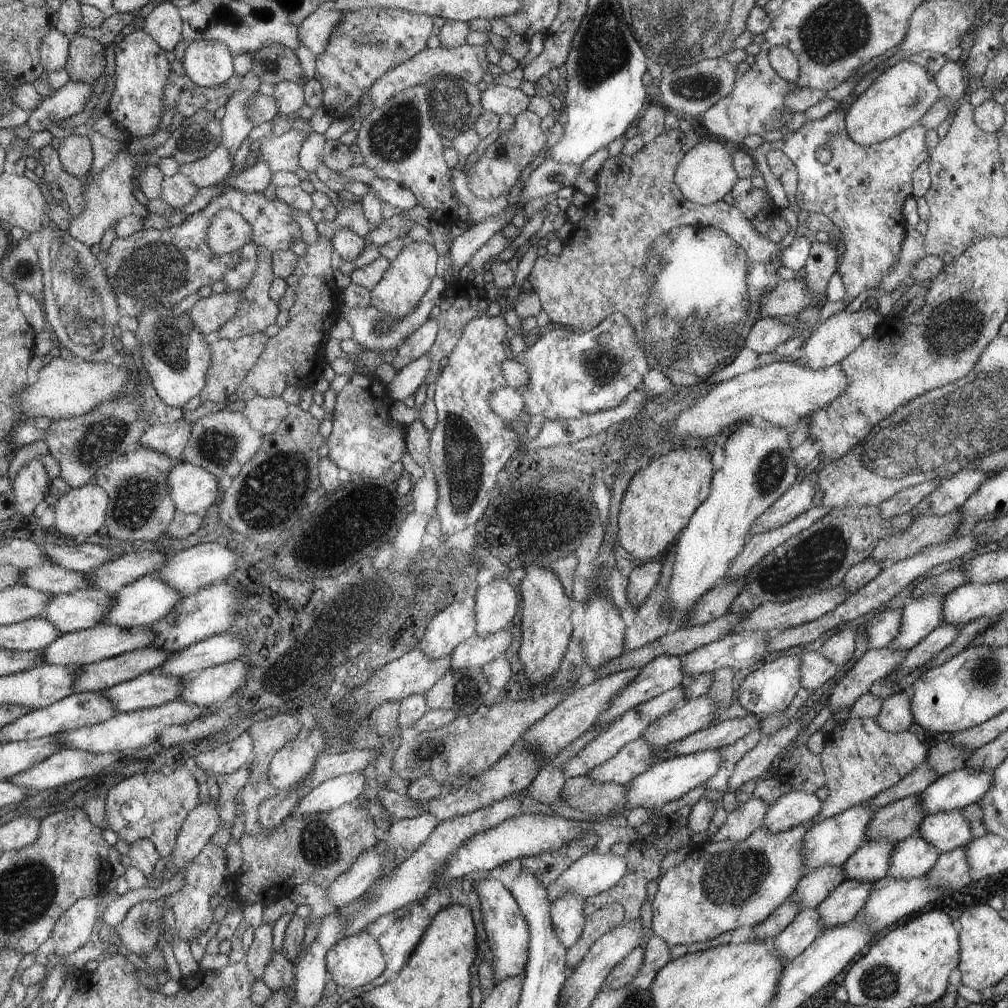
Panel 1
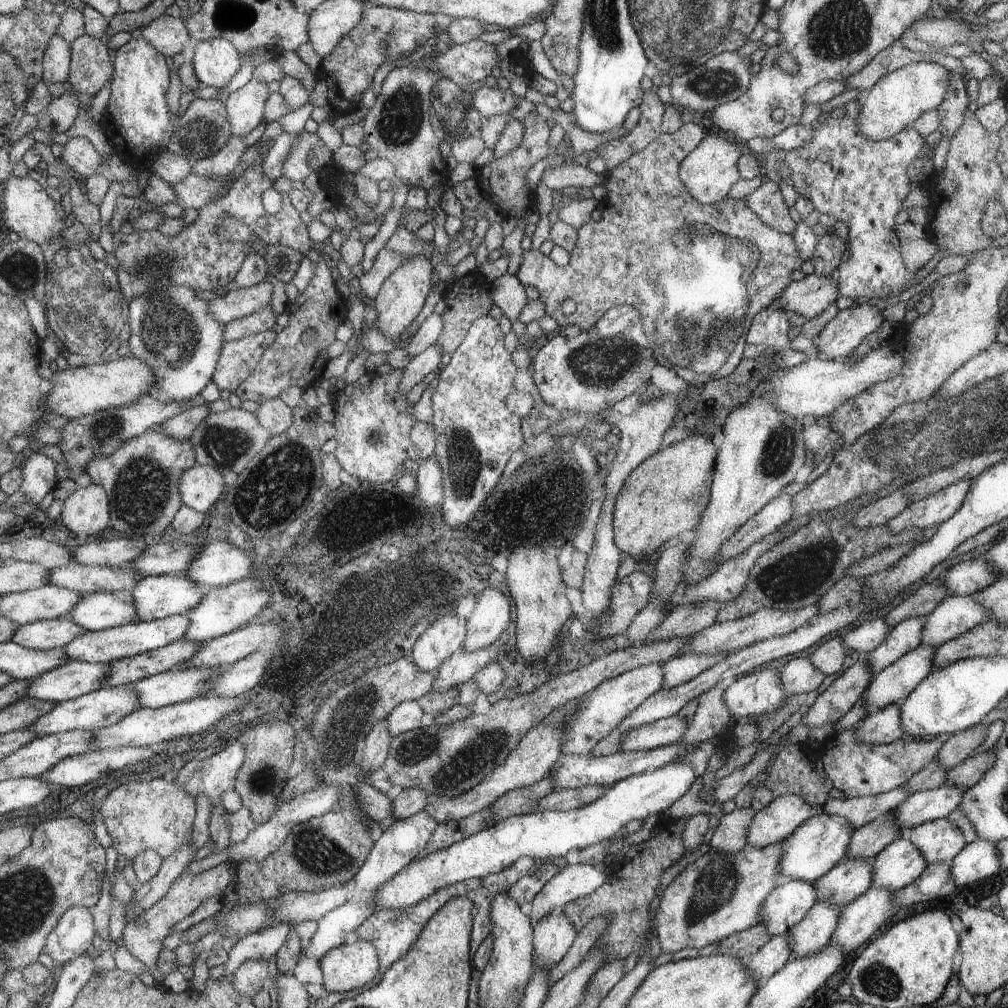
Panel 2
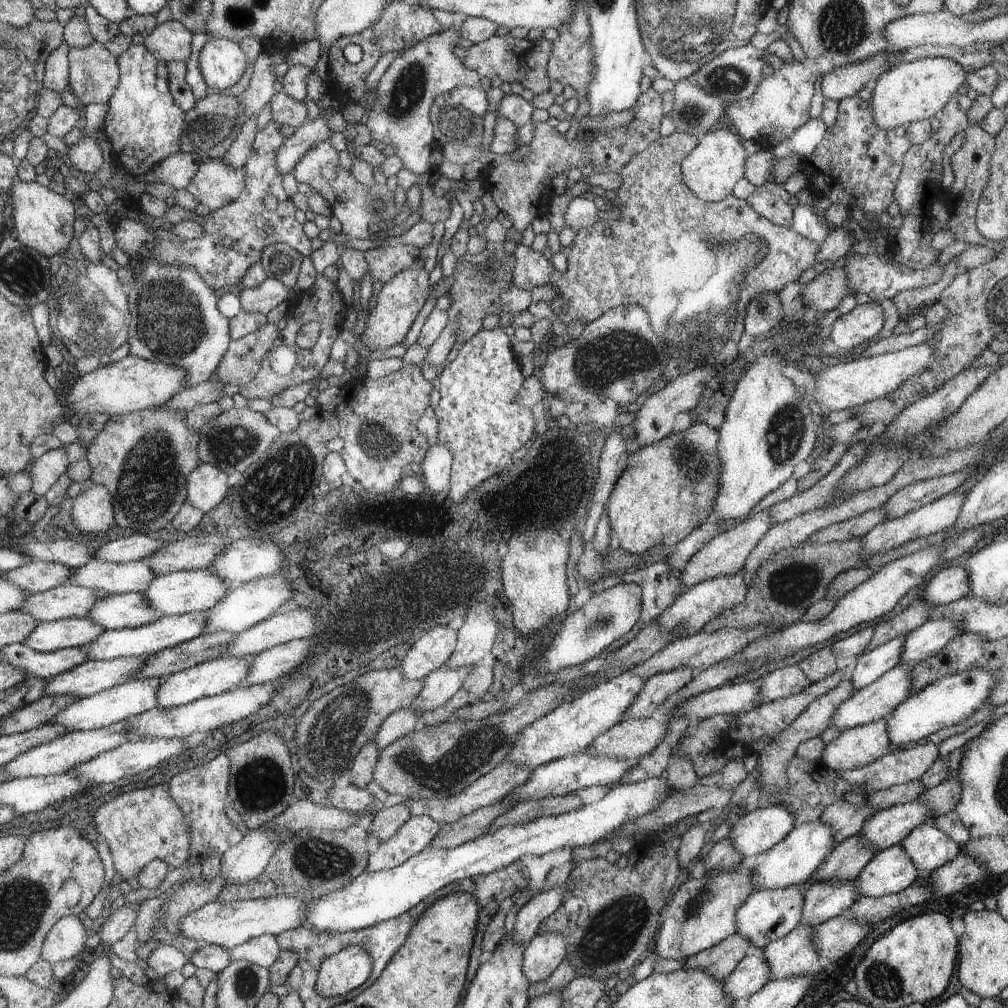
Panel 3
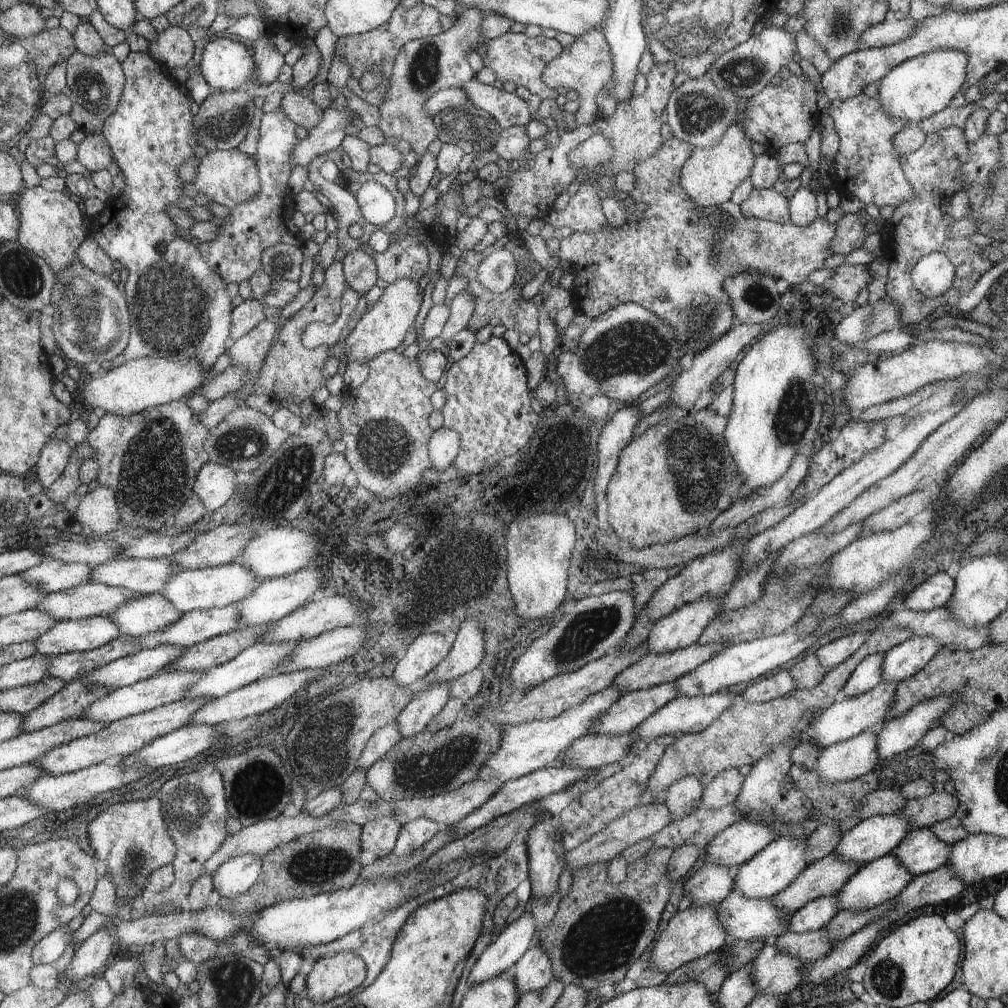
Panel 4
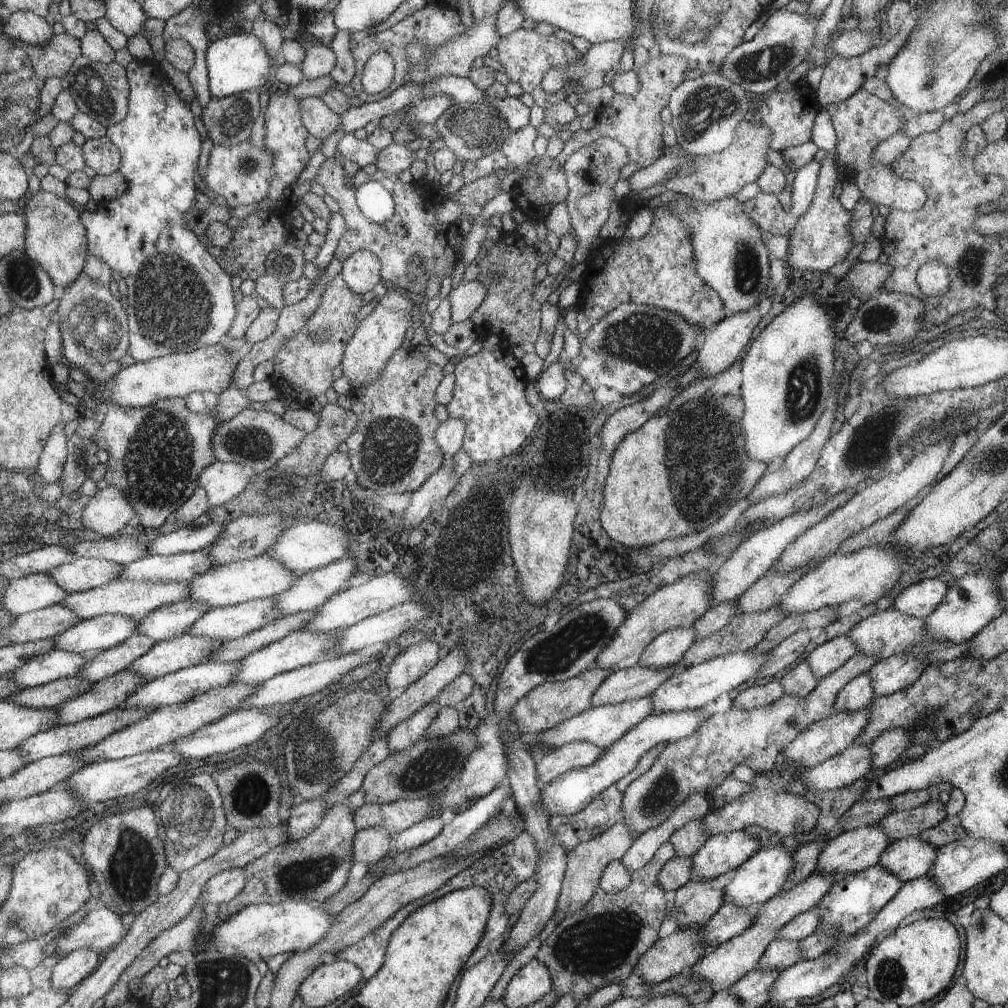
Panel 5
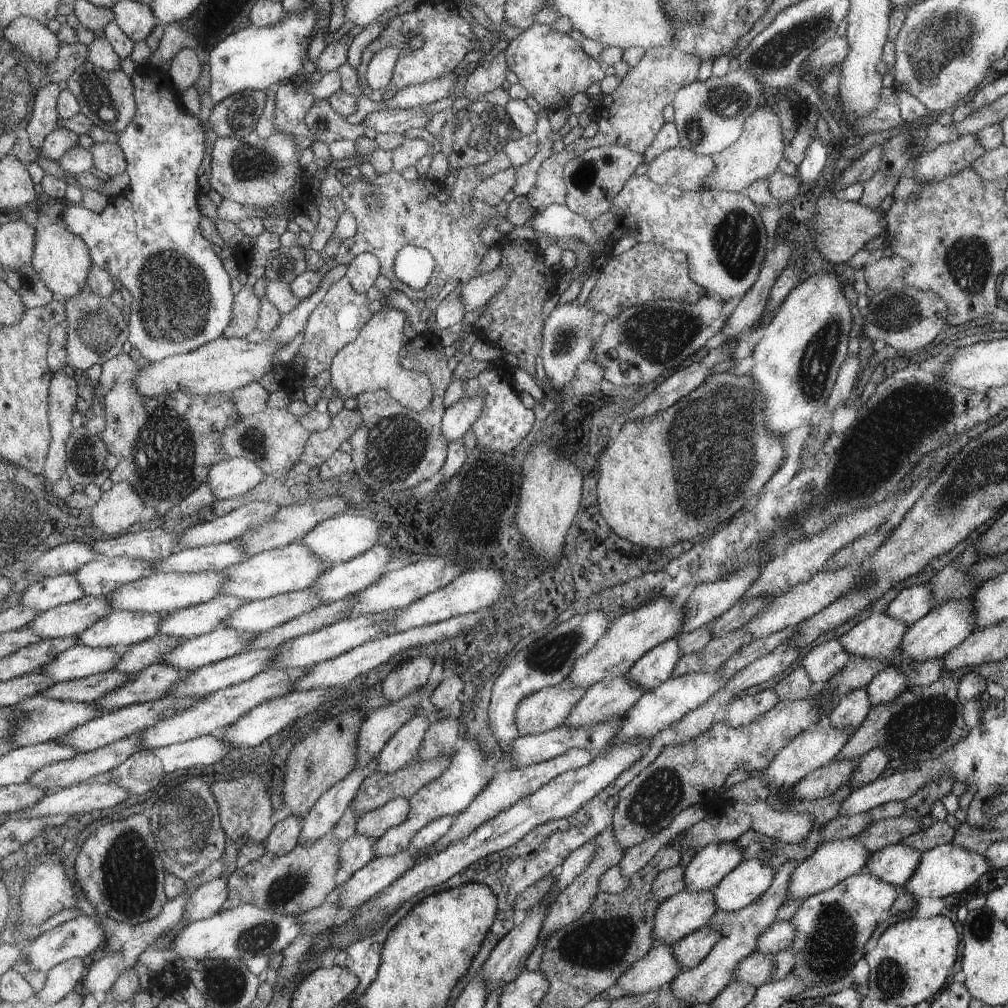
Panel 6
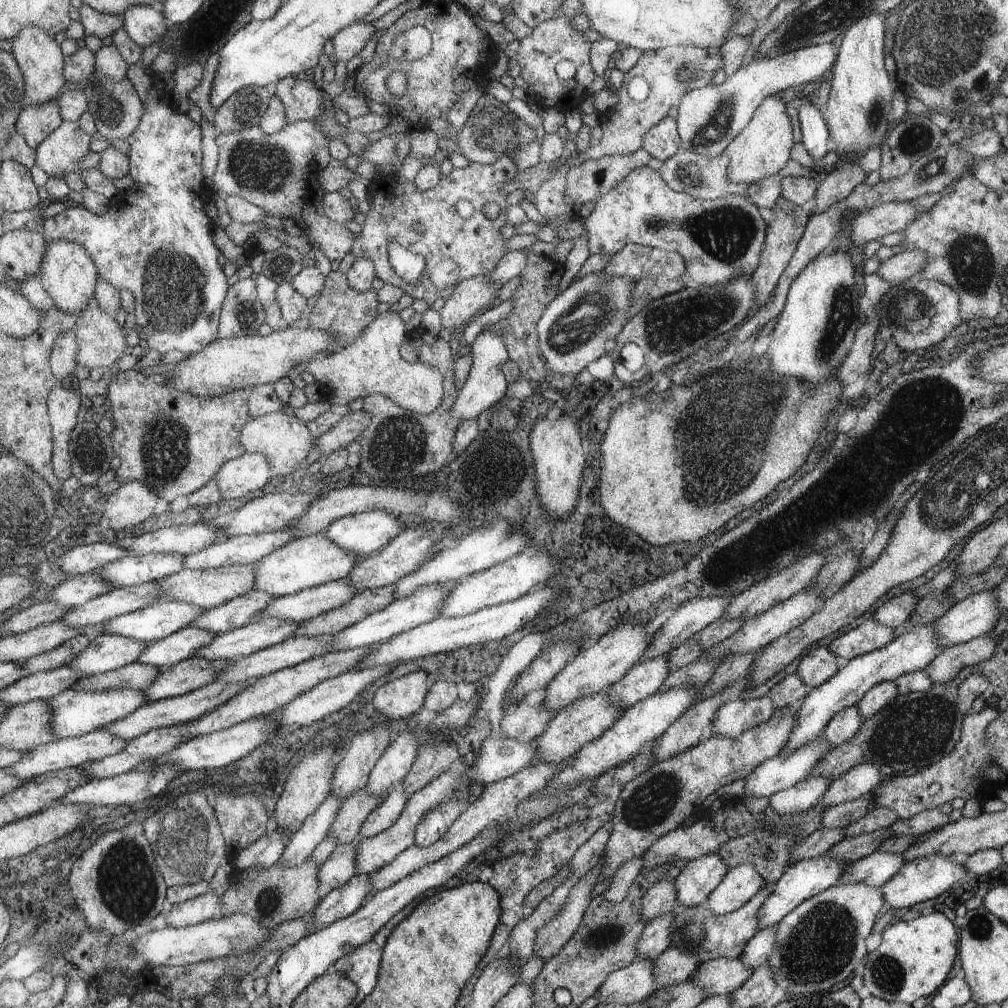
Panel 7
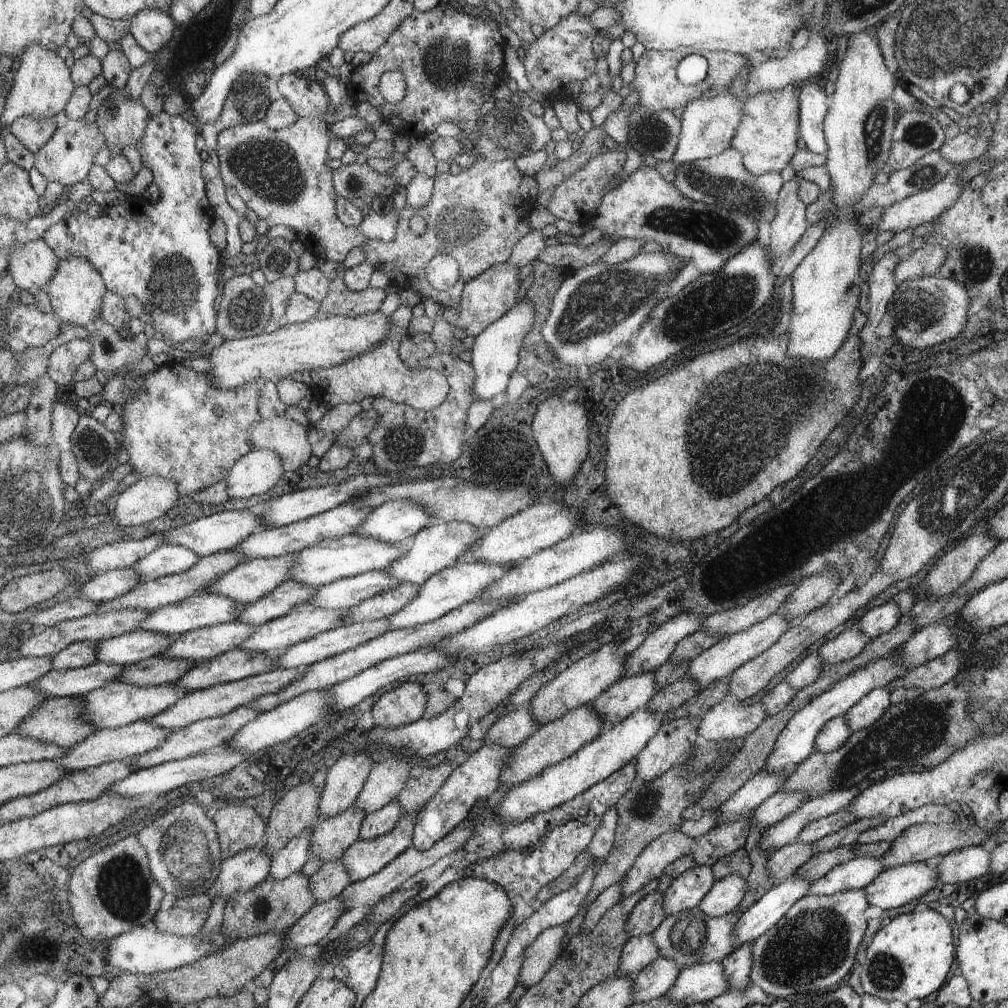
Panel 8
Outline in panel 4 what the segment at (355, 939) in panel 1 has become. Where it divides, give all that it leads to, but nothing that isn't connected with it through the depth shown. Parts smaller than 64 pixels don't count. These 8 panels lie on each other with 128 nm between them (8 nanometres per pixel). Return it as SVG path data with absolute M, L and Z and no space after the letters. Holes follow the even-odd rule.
M349 952L318 959L307 974L308 1000L314 1004L328 1002L358 988L366 977L366 964L361 956Z

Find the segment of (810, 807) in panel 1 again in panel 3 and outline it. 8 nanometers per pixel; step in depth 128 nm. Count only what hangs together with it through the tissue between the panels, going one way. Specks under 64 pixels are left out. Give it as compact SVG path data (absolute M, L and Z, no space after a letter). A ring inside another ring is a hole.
M769 806L733 819L729 832L734 850L742 858L762 856L785 840L794 828L794 814L785 806Z

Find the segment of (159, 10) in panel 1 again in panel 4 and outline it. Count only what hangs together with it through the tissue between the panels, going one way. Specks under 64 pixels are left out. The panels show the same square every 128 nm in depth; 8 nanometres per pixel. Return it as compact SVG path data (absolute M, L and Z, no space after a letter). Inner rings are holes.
M171 26L158 33L158 38L150 43L148 53L168 68L184 68L192 60L194 41L186 30Z

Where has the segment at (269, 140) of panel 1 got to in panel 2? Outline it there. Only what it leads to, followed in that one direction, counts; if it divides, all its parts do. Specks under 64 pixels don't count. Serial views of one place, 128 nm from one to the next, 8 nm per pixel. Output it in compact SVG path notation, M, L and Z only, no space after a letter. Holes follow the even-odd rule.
M303 131L293 136L293 144L283 163L283 176L291 181L304 181L313 170L308 166L307 154L312 148L324 145L316 134Z

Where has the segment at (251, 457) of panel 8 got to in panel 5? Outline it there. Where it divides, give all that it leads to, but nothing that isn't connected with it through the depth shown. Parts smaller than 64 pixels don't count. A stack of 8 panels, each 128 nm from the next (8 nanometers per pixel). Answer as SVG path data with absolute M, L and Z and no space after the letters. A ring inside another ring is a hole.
M217 461L202 472L200 486L206 490L210 509L232 500L246 488L248 476L242 466L244 464Z

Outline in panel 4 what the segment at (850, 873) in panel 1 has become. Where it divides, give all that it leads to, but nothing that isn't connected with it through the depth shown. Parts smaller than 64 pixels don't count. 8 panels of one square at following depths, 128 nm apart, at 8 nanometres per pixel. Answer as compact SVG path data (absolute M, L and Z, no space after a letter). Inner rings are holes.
M834 895L816 898L792 914L786 931L805 933L822 929L838 914L839 910L838 900Z

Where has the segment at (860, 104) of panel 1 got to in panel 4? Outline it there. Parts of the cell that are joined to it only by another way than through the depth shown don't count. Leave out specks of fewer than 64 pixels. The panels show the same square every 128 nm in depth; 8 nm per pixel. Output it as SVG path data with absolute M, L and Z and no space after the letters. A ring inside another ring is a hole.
M942 48L914 56L898 64L884 79L877 82L878 99L890 116L916 124L951 106L954 96L966 87L967 66L966 52L954 48Z

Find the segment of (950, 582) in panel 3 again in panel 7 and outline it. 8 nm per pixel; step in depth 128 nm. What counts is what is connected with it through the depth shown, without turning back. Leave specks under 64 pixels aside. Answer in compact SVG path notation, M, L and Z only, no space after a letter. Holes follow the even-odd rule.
M912 591L900 593L899 596L893 597L885 604L882 604L872 616L874 622L880 622L882 626L895 629L900 624L905 624L914 612L914 606L918 602Z

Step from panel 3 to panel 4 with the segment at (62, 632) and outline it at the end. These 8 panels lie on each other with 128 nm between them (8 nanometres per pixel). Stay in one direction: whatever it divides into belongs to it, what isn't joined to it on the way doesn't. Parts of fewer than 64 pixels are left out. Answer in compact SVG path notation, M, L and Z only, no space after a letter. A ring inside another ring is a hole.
M109 616L61 620L35 640L36 650L48 657L69 652L90 652L104 647L120 635L121 626Z

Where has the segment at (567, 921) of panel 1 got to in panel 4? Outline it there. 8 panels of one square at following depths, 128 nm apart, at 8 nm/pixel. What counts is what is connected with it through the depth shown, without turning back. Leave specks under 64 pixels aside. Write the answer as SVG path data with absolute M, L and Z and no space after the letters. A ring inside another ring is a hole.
M540 945L526 950L509 970L516 978L521 996L528 995L529 992L544 991L554 979L553 959Z

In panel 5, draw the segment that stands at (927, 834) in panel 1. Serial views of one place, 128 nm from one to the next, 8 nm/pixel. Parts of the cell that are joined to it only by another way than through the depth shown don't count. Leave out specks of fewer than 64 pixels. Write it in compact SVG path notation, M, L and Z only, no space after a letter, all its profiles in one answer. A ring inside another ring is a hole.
M919 836L892 841L879 860L879 866L890 870L902 882L926 877L937 858L937 848Z

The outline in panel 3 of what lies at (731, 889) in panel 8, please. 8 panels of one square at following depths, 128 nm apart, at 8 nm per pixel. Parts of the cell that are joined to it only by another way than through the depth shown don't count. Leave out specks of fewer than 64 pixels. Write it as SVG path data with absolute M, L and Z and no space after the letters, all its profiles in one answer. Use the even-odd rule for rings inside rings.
M826 821L798 824L786 835L785 840L781 840L760 856L757 866L751 870L756 891L807 884L818 868L825 864L835 845L835 830L831 824L826 824Z

